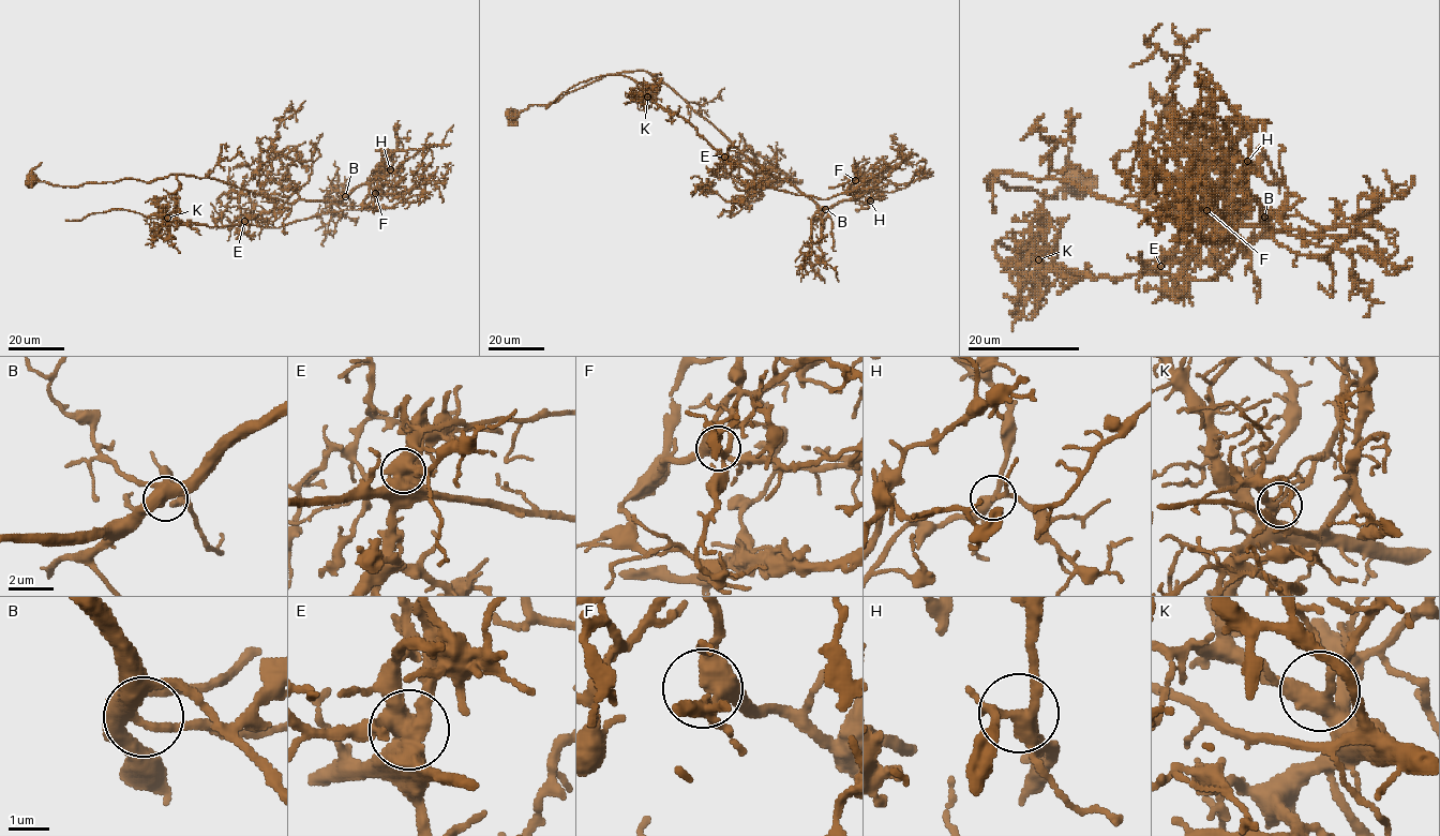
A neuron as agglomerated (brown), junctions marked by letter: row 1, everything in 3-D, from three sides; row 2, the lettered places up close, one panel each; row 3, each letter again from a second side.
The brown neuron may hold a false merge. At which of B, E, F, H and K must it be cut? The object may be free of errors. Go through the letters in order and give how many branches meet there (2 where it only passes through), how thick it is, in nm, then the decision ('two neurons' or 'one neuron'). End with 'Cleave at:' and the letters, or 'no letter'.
B: 4 | 420 nm | one neuron
E: 4 | 650 nm | two neurons
F: 4 | 400 nm | one neuron
H: 4 | 320 nm | one neuron
K: 5 | 380 nm | one neuron
Cleave at: E

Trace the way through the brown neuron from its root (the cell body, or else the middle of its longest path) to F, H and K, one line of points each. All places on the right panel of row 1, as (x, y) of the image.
F: (1074, 182), (1043, 196), (986, 181), (1061, 178), (1195, 230), (1260, 224), (1241, 163), (1229, 213), (1206, 210)
H: (1074, 182), (1043, 196), (986, 181), (994, 173), (1061, 178), (1195, 230), (1262, 223), (1247, 161)
K: (1074, 182), (1043, 196), (986, 181), (1075, 182), (1188, 227), (1193, 250), (1115, 278), (1038, 259)

